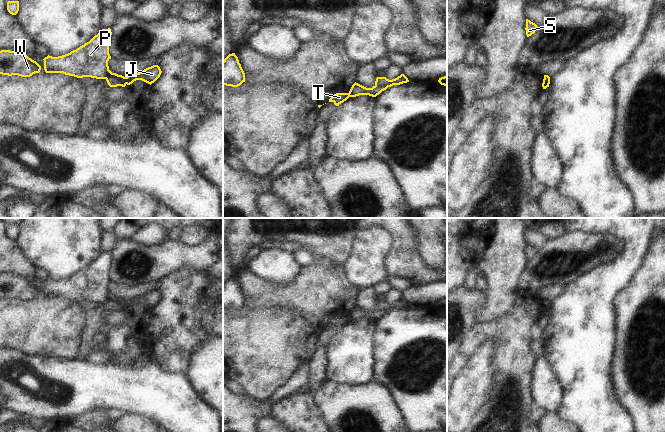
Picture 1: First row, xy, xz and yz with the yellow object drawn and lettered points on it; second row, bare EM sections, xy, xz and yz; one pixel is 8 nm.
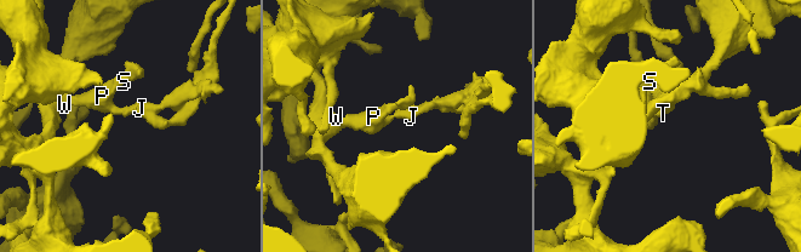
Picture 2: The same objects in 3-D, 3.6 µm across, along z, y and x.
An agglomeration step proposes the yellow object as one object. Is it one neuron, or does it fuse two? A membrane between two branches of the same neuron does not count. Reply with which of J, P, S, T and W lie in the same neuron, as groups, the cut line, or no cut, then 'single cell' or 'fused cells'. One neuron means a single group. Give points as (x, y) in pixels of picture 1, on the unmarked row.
J / P S T W | xz (395, 303), (388, 309), (375, 309) | fused cells

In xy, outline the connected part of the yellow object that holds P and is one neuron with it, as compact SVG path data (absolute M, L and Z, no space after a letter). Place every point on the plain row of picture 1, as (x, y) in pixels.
M110 252L102 253L89 266L68 278L58 281L48 279L43 283L45 296L105 303L110 311L125 311L125 301L109 294L111 259Z

